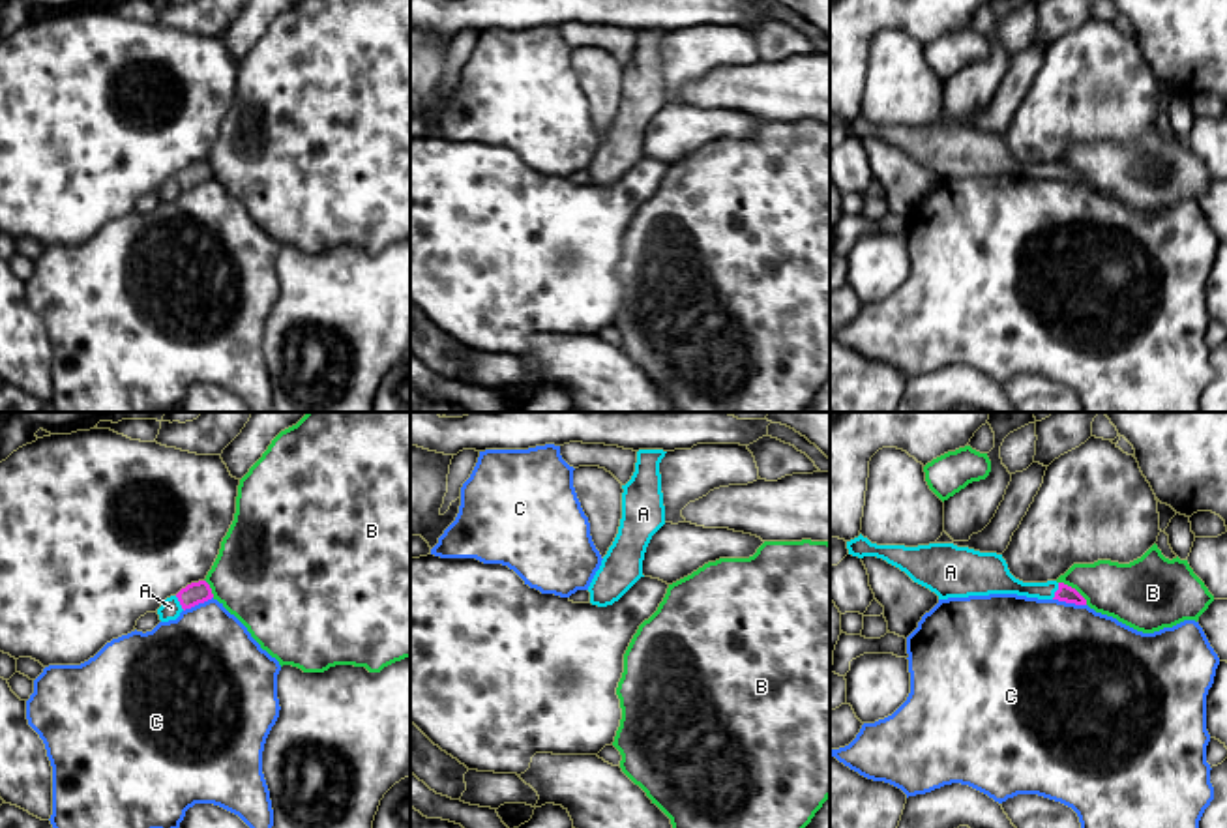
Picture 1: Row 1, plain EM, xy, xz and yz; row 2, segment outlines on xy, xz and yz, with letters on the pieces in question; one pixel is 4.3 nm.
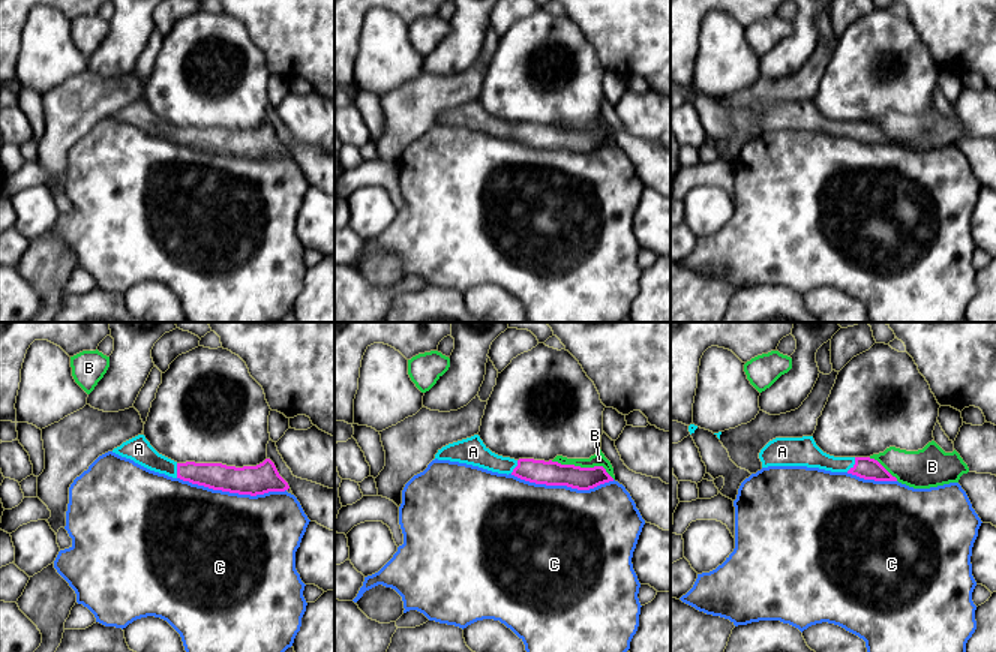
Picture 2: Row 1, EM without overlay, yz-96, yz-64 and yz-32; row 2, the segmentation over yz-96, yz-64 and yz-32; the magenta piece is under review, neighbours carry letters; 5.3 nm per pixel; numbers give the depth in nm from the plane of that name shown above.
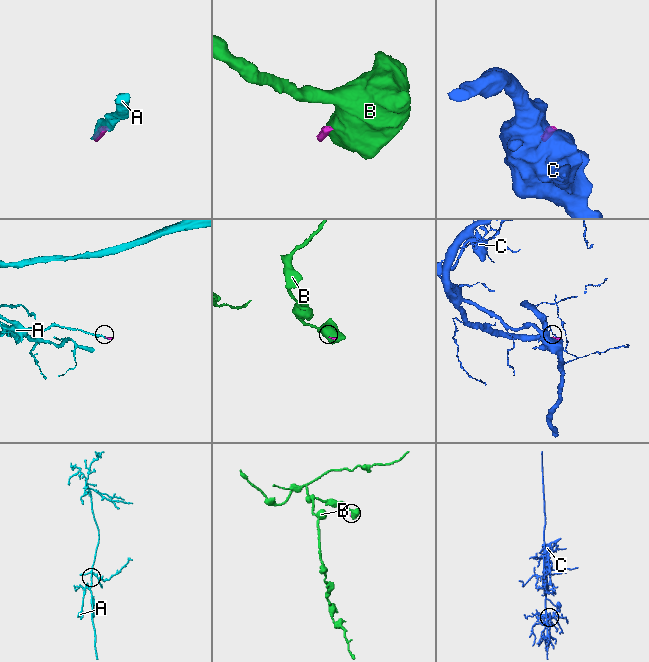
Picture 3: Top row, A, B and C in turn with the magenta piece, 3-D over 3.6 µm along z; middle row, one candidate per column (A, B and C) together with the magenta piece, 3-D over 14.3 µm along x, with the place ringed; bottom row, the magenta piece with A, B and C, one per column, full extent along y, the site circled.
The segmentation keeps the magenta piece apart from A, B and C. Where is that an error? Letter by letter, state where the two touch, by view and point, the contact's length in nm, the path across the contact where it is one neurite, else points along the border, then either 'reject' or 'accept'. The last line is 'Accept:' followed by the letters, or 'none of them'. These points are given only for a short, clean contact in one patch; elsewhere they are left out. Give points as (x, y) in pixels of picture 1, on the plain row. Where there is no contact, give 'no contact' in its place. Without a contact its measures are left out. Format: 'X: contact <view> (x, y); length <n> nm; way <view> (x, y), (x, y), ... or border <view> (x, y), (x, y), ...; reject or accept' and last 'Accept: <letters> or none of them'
A: contact yz (1057, 171); length 80 nm; way yz (1064, 173), (1057, 171), (1031, 171), (1001, 162); accept
B: contact yz (1074, 169); length 160 nm; border yz (1059, 162), (1072, 167), (1087, 184); reject
C: contact yz (1070, 182); length 150 nm; reject
Accept: A

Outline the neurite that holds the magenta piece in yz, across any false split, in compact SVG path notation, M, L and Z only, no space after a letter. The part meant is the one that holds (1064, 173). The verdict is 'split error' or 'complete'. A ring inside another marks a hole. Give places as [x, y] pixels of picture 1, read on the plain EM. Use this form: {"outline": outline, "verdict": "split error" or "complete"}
{"outline": "M862 114L847 122L847 129L849 135L858 139L877 137L886 140L905 152L914 163L935 172L939 180L1017 174L1087 185L1087 180L1064 163L1023 163L1015 159L1002 135L997 133L980 133L954 124L877 126Z", "verdict": "split error"}

